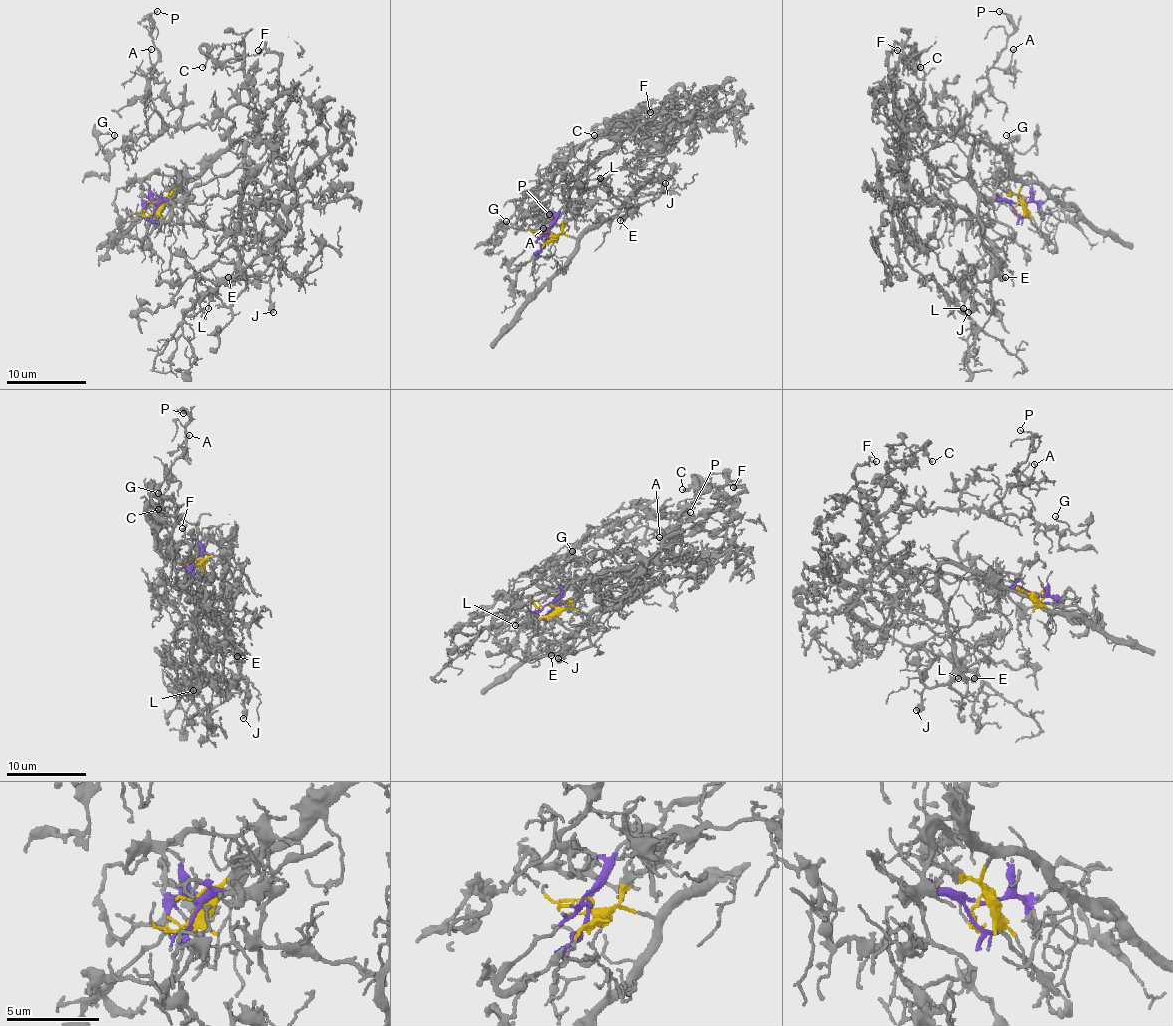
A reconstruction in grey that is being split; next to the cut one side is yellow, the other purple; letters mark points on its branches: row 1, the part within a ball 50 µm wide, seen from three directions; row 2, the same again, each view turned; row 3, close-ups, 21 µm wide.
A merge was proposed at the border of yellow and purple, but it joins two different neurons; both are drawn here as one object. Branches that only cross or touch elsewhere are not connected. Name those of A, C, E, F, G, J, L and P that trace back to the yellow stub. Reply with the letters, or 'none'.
E, J, L

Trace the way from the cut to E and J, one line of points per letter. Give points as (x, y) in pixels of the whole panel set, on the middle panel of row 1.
E: (547, 231), (551, 235), (579, 237), (600, 227), (616, 213), (636, 185), (628, 199), (630, 211), (620, 221)
J: (547, 231), (579, 237), (616, 213), (636, 185), (628, 199), (632, 209), (652, 201), (666, 183)

